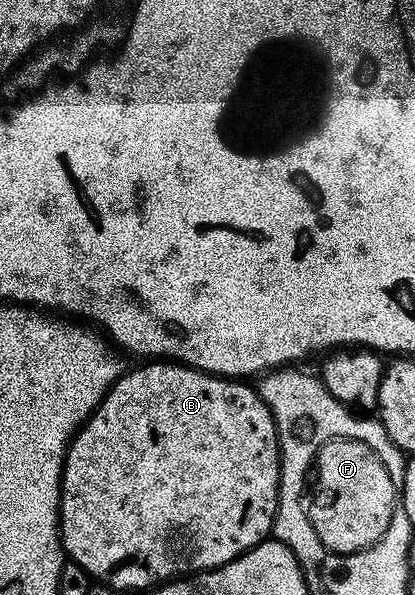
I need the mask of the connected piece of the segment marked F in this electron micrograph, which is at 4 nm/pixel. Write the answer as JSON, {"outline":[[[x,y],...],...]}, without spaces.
{"outline":[[[332,439],[320,447],[315,460],[317,481],[307,517],[320,543],[342,557],[364,552],[392,526],[397,511],[397,488],[381,458],[358,439]]]}

